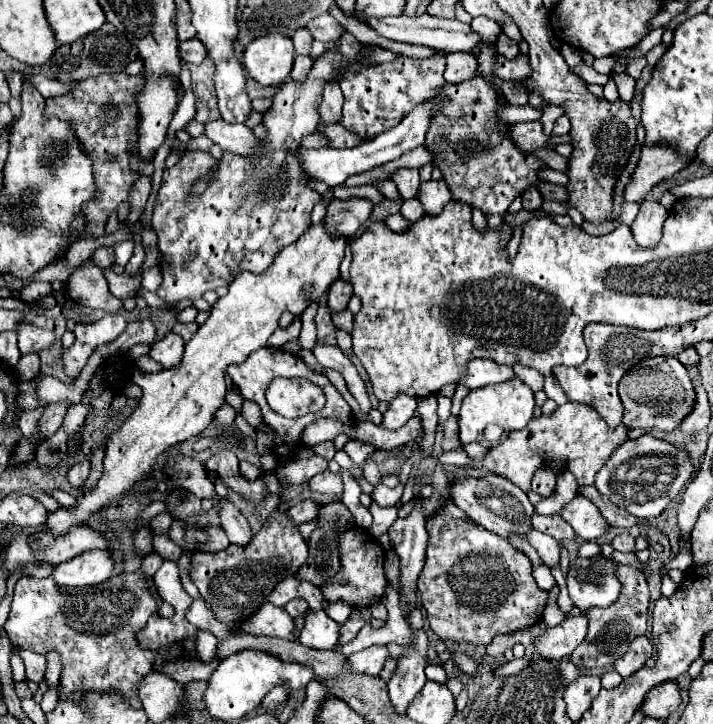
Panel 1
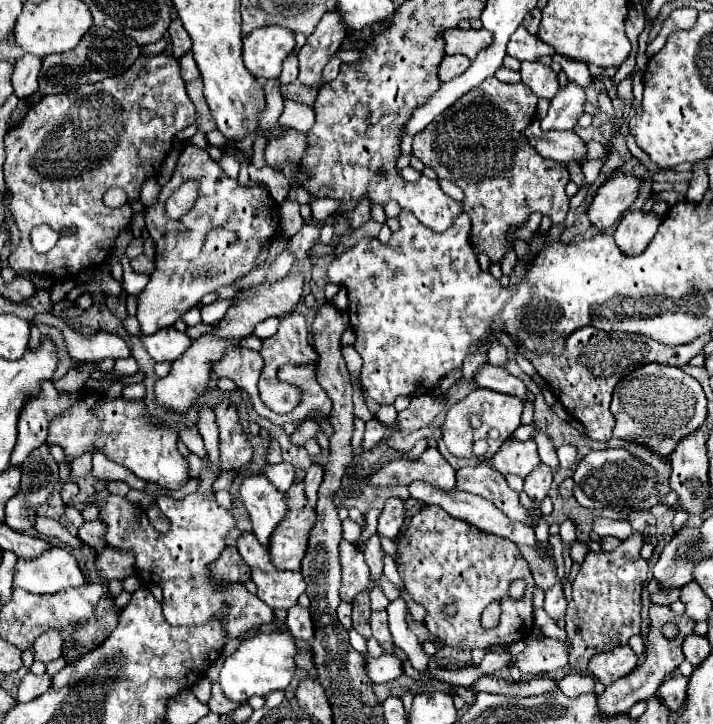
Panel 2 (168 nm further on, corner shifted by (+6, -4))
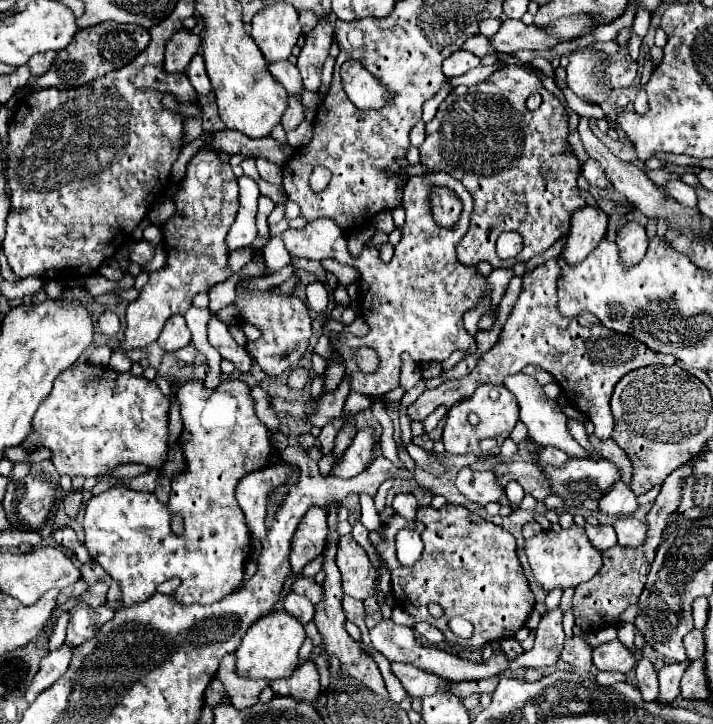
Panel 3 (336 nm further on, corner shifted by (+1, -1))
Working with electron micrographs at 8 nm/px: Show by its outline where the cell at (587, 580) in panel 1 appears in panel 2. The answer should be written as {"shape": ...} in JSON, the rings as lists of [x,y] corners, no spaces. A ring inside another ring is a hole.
{"shape":[[[555,584],[551,590],[545,592],[545,612],[553,618],[553,620],[561,620],[565,618],[565,608],[567,608],[567,600],[565,594],[561,592],[561,586]]]}

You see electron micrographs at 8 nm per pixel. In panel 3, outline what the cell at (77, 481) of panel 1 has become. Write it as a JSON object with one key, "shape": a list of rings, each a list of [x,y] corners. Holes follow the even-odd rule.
{"shape":[[[70,491],[66,497],[64,497],[64,509],[66,509],[66,515],[68,517],[78,517],[80,509],[82,509],[82,493],[80,491]]]}

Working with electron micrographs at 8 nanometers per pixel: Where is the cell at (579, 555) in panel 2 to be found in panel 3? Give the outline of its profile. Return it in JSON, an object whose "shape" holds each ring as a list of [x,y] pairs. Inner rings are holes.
{"shape":[[[572,525],[570,529],[556,531],[542,531],[526,541],[526,555],[532,567],[536,581],[542,585],[544,591],[552,591],[554,587],[576,587],[582,581],[592,579],[602,567],[602,553],[590,543],[584,527]]]}

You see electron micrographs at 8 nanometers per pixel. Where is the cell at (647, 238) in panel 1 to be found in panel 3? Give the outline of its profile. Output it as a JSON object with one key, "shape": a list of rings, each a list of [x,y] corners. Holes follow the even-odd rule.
{"shape":[[[626,221],[626,225],[618,231],[616,245],[620,249],[622,263],[626,267],[636,265],[646,255],[646,247],[648,247],[646,227],[640,221]]]}

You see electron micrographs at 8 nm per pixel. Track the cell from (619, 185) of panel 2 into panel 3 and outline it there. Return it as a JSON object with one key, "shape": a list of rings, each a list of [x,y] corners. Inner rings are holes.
{"shape":[[[582,207],[572,217],[572,227],[568,241],[564,245],[562,257],[568,263],[578,263],[588,257],[588,253],[598,245],[598,241],[608,231],[608,215],[600,207]]]}

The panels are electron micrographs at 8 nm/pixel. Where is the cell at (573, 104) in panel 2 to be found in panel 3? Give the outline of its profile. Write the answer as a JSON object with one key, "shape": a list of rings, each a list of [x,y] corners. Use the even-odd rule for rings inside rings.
{"shape":[[[622,29],[620,35],[616,37],[616,41],[618,41],[618,45],[620,45],[618,55],[614,55],[614,57],[612,57],[612,55],[606,55],[606,57],[608,57],[606,61],[602,61],[602,57],[598,55],[596,49],[592,49],[592,51],[580,51],[580,53],[574,53],[574,55],[570,57],[570,65],[566,67],[566,73],[568,73],[566,83],[568,83],[568,87],[570,87],[582,101],[600,105],[600,103],[604,103],[604,101],[608,99],[608,95],[610,95],[614,89],[624,89],[624,87],[628,87],[628,85],[634,81],[638,65],[636,65],[636,61],[630,59],[630,55],[628,55],[628,51],[626,51],[628,39],[630,39],[630,29]]]}

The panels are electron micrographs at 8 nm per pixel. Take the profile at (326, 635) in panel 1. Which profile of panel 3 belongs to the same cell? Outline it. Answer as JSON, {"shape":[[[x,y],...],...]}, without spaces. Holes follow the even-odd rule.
{"shape":[[[288,593],[286,601],[284,601],[284,609],[296,617],[298,621],[302,621],[302,625],[306,625],[308,621],[312,621],[314,617],[314,605],[310,603],[308,597],[304,595],[296,595],[296,593]]]}

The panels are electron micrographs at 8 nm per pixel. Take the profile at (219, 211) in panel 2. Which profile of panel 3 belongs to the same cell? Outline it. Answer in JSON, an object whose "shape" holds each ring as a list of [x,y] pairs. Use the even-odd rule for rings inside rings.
{"shape":[[[202,147],[188,161],[186,177],[174,195],[174,205],[176,213],[162,225],[166,265],[160,271],[150,273],[138,299],[128,305],[128,329],[126,339],[122,341],[124,351],[154,343],[172,315],[184,315],[190,309],[194,295],[206,293],[210,287],[224,283],[232,275],[226,239],[240,209],[238,181],[232,167],[222,163],[218,153]]]}

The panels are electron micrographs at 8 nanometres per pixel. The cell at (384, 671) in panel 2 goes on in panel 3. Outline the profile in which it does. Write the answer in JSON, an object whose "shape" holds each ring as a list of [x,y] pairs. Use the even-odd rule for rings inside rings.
{"shape":[[[392,663],[392,673],[400,679],[400,683],[404,685],[410,697],[426,697],[436,691],[448,691],[448,683],[450,683],[442,677],[436,677],[406,663]]]}

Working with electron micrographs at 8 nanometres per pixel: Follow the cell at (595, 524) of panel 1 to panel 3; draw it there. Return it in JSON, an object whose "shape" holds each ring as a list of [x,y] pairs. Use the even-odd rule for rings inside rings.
{"shape":[[[618,517],[612,521],[612,527],[618,535],[620,545],[630,545],[636,547],[644,541],[646,537],[646,523],[634,519],[634,517]]]}

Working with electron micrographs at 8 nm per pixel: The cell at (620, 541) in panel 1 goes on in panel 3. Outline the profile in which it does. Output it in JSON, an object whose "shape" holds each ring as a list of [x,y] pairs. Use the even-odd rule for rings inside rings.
{"shape":[[[586,525],[584,529],[586,529],[588,539],[592,541],[592,545],[596,549],[600,549],[600,551],[604,551],[604,549],[608,549],[608,547],[612,547],[612,545],[618,543],[616,541],[616,533],[614,533],[614,529],[610,525],[598,525],[598,527]]]}

